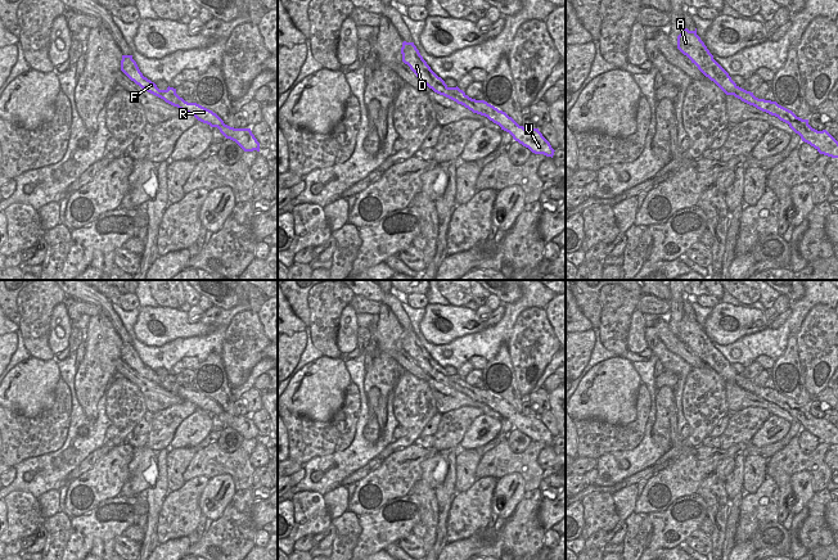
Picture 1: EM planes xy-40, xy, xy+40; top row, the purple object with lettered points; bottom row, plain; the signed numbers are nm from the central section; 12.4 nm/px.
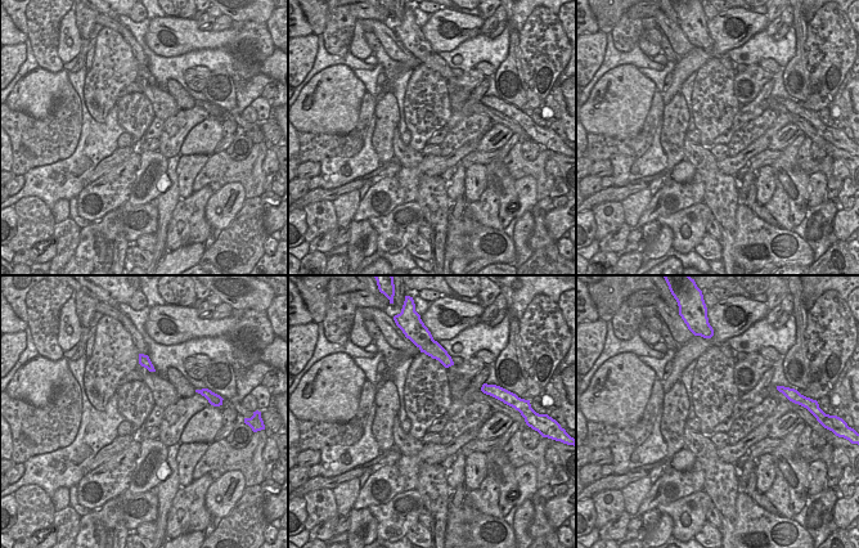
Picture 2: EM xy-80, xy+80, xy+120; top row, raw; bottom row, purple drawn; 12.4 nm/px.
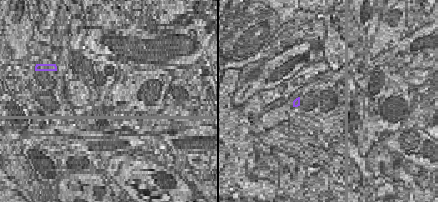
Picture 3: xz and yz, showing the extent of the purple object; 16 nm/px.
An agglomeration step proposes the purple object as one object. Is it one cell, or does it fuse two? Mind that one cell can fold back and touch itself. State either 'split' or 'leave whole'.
leave whole

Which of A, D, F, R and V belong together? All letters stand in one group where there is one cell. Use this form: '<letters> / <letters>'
A D F R V

